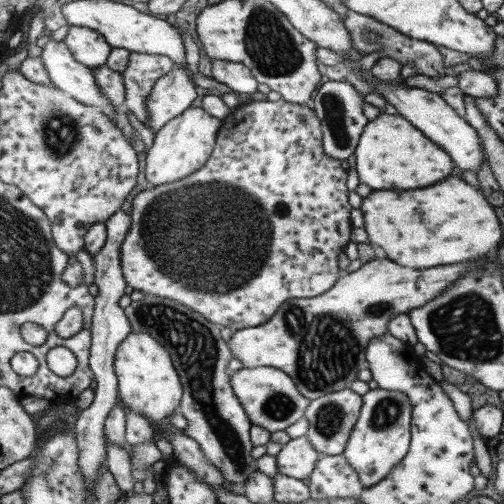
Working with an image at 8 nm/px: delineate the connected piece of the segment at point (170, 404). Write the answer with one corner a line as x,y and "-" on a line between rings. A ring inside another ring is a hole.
131,331
120,342
116,352
115,373
119,377
119,390
121,404
144,414
148,419
153,420
155,424
159,424
165,417
175,414
179,411
184,395
184,385
181,383
180,374
176,370
176,365
172,359
172,353
165,348
161,341
151,336
148,332

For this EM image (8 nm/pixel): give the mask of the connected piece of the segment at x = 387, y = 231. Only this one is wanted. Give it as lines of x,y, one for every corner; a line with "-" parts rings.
445,178
439,184
411,192
373,190
361,200
359,210
369,243
379,246
389,260
406,268
473,260
479,254
497,250
503,240
493,206
487,204
482,192
461,178

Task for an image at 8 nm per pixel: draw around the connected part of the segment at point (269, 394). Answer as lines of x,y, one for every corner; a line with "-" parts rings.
272,366
245,368
234,372
233,388
241,404
248,412
252,424
263,426
269,432
286,431
305,416
305,407
311,402
296,386
296,382
287,372

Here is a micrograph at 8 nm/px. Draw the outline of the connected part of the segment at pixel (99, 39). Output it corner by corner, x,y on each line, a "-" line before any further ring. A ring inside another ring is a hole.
70,26
65,44
71,49
73,56
85,66
95,70
96,67
108,63
113,45
109,44
103,34
92,28
82,26

